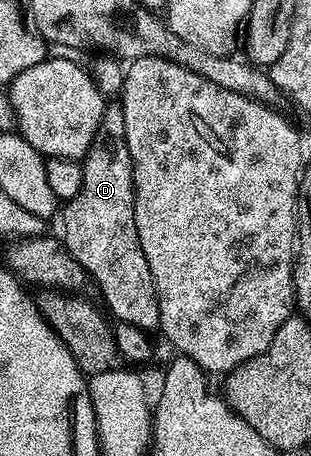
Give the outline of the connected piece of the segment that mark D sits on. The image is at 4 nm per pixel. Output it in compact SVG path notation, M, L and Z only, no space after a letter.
M119 104L105 105L98 132L82 159L82 165L82 188L78 196L62 206L64 249L82 264L91 285L100 289L116 322L155 331L160 324L158 296L154 276L150 276L150 264L146 264L146 252L142 252L138 240L138 224L134 224L134 168L126 144L126 120Z

